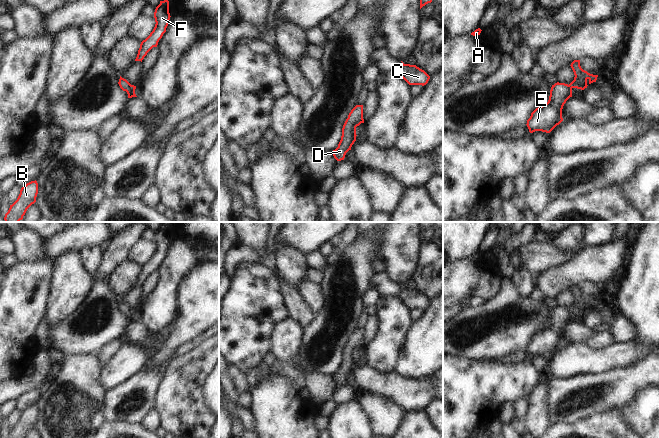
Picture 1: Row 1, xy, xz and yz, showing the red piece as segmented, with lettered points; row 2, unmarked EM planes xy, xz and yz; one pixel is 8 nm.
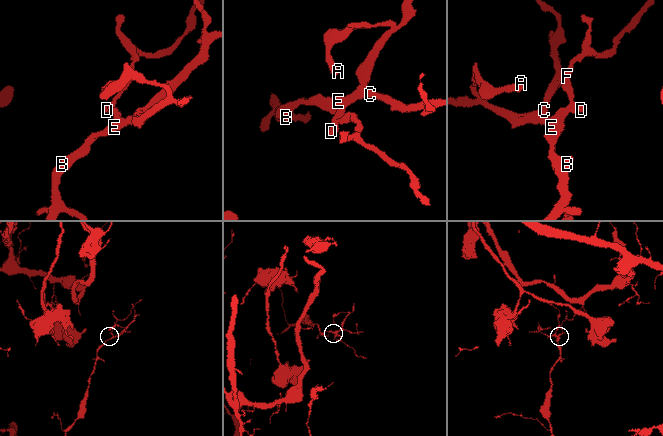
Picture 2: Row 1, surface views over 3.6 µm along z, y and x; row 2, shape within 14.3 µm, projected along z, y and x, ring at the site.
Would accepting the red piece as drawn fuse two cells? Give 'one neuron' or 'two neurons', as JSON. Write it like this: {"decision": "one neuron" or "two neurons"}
{"decision": "one neuron"}

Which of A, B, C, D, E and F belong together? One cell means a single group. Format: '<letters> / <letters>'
A B C D E F

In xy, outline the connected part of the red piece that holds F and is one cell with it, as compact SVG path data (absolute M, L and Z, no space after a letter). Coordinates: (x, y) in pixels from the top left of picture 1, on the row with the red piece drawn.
M160 1L160 4L156 7L154 12L155 27L150 35L141 42L135 61L141 61L147 55L147 53L153 48L157 47L159 40L166 32L168 22L170 20L169 13L169 1Z

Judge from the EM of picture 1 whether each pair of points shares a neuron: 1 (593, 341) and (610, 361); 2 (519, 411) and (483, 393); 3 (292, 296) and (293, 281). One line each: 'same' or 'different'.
1: different
2: different
3: different

